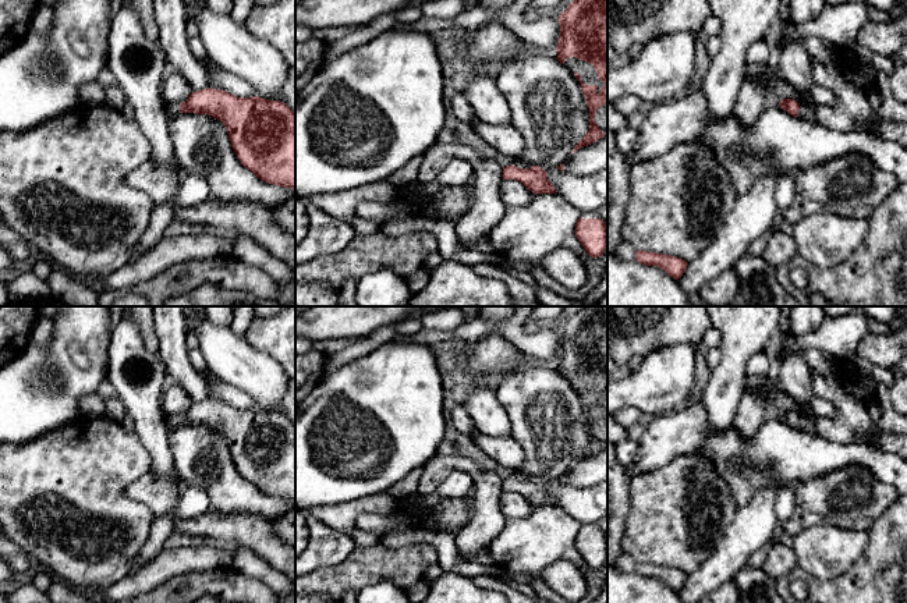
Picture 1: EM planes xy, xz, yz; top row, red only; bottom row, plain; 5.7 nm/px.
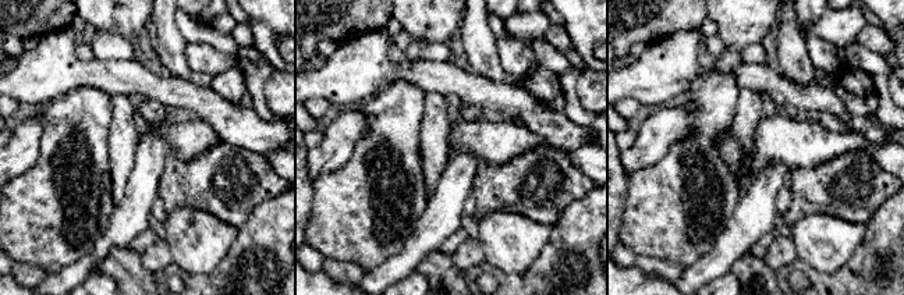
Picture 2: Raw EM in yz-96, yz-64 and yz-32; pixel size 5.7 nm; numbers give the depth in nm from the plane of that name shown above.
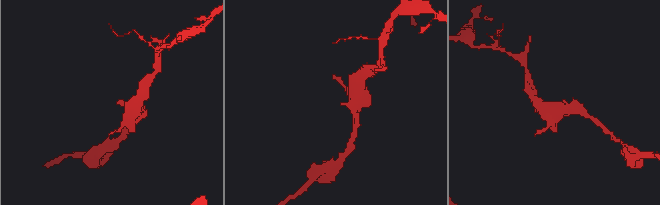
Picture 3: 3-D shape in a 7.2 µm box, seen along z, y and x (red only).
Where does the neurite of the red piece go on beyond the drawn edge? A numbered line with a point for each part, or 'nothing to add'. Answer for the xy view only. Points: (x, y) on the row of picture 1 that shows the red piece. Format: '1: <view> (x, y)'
1: xy (172, 109)

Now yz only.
nothing to add

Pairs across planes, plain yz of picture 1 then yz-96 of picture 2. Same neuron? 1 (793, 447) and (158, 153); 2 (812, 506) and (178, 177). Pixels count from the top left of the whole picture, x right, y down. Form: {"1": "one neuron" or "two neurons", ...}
{"1": "two neurons", "2": "one neuron"}

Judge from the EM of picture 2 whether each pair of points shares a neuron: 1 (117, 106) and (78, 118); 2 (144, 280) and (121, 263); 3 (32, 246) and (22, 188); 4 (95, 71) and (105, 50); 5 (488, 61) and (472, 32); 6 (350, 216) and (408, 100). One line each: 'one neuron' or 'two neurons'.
1: two neurons
2: one neuron
3: one neuron
4: two neurons
5: one neuron
6: one neuron

